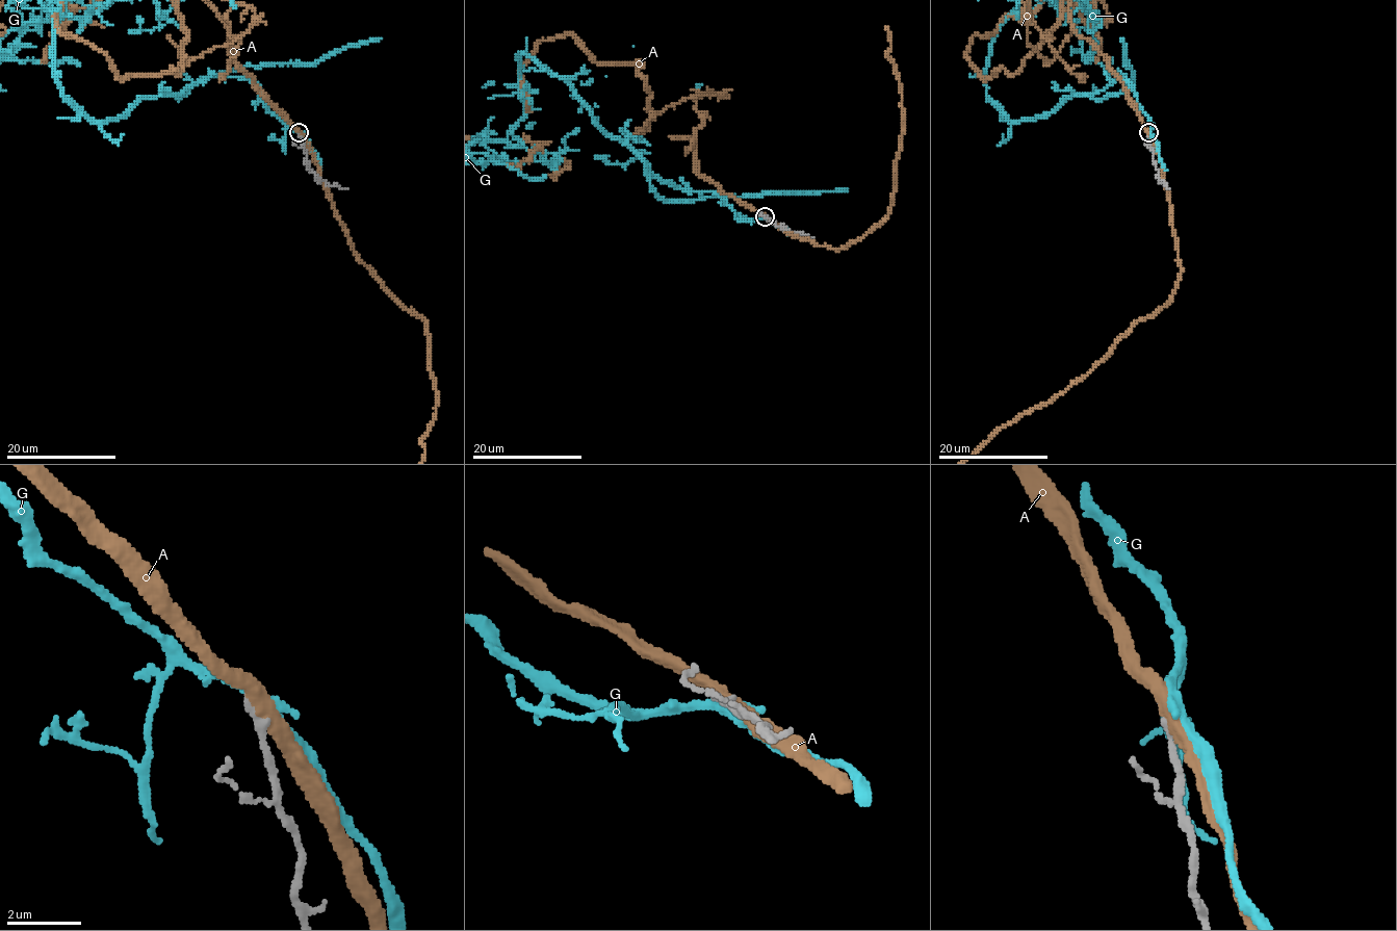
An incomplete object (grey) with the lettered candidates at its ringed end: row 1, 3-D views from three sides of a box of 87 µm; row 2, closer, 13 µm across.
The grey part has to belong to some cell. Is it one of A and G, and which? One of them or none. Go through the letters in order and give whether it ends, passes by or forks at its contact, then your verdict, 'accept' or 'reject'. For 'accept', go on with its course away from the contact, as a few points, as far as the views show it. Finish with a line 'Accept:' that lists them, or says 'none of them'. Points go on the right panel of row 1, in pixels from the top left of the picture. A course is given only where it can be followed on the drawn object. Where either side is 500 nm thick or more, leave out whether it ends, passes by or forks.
A: it passes by; reject
G: it passes by; reject
Accept: none of them

